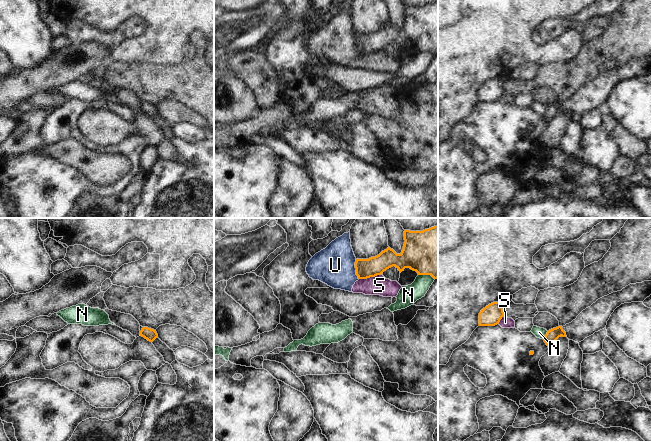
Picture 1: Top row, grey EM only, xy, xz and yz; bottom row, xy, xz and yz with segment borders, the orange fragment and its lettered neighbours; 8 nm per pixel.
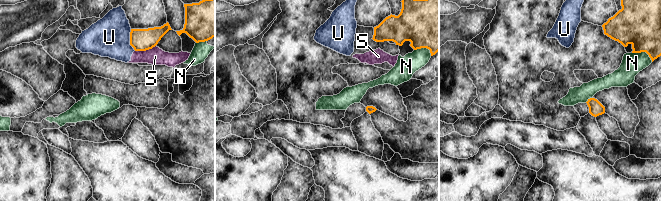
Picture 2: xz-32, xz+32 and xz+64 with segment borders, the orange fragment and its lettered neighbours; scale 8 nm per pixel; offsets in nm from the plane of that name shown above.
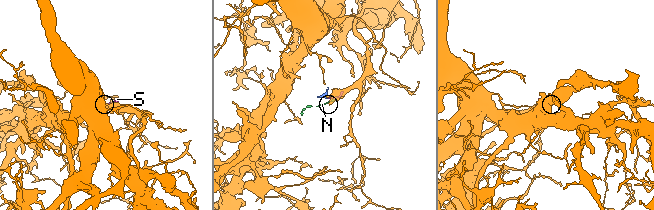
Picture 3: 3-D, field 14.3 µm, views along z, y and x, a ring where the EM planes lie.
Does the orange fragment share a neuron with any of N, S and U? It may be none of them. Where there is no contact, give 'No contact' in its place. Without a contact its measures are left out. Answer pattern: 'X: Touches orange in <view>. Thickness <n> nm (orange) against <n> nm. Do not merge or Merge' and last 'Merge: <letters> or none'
N: Touches orange in yz. Thickness 100 nm (orange) against 80 nm. Do not merge
S: Touches orange in xz. Thickness 160 nm (orange) against 160 nm. Do not merge
U: Touches orange in xz. Thickness 160 nm (orange) against 320 nm. Do not merge
Merge: none.

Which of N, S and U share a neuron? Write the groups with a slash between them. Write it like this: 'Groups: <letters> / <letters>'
Groups: N / S U.

